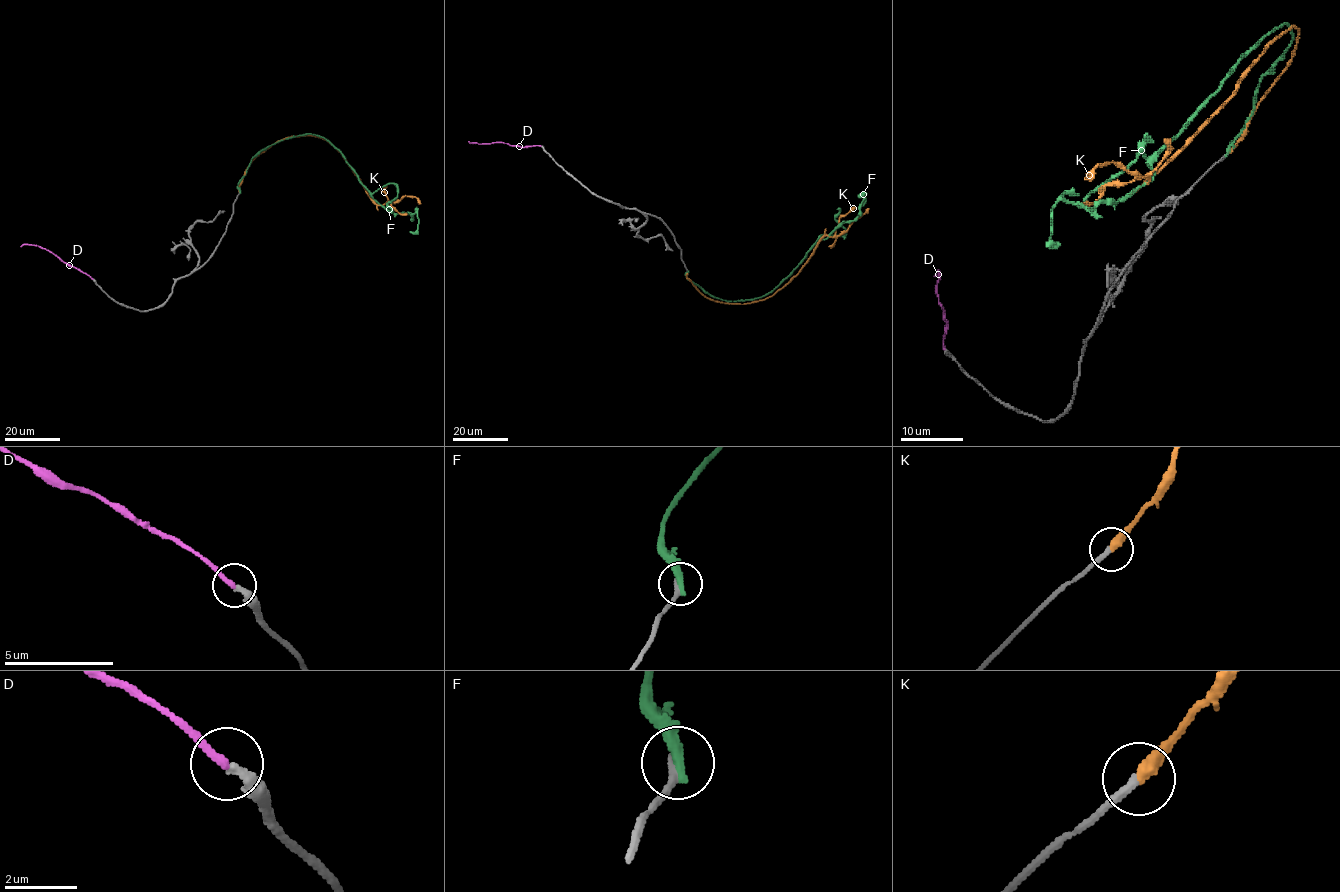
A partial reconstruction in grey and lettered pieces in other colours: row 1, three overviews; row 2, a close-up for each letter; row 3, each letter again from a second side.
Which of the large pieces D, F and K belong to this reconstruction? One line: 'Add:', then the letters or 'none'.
Add: D, K

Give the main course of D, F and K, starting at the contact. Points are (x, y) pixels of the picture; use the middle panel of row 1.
D: (540, 146), (522, 147), (502, 142), (468, 141)
F: (688, 271), (693, 283), (726, 301), (763, 296), (819, 238), (857, 216), (866, 193), (858, 196)
K: (687, 273), (708, 298), (745, 304), (761, 301), (799, 272), (825, 235), (842, 234), (869, 208)

